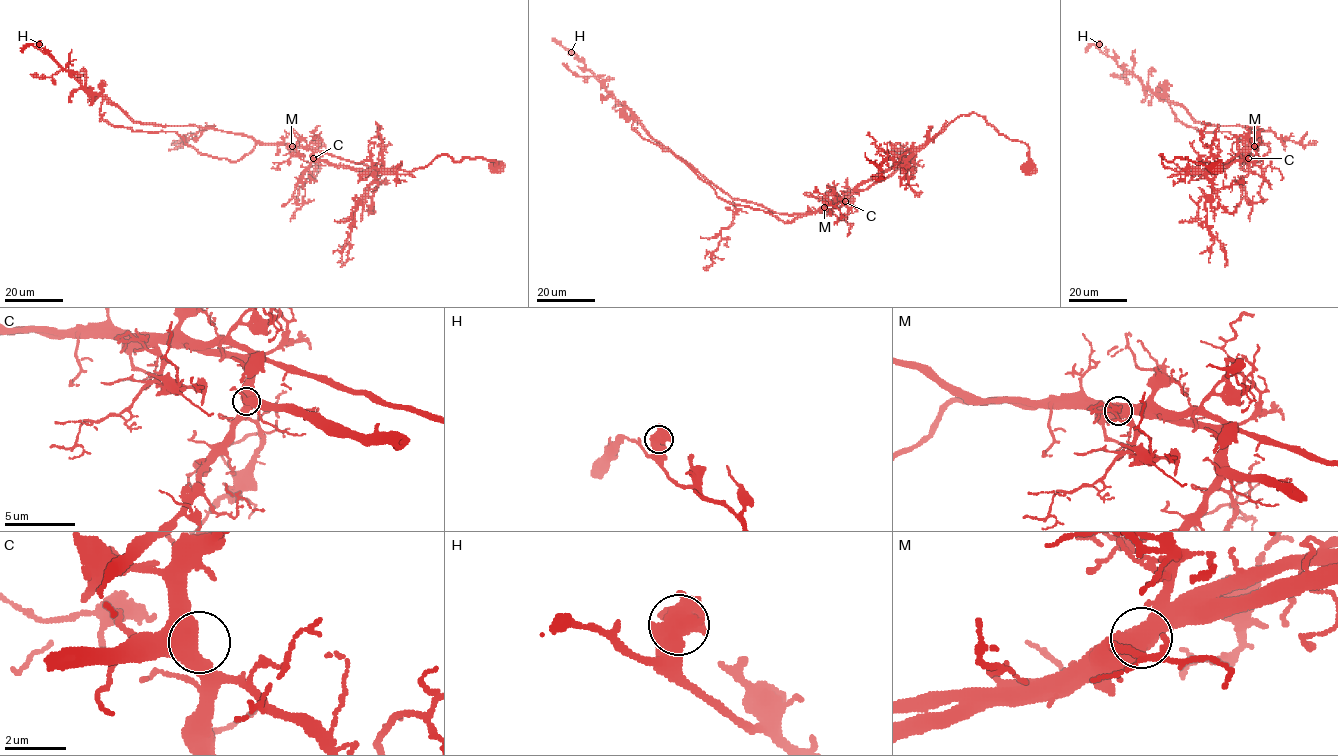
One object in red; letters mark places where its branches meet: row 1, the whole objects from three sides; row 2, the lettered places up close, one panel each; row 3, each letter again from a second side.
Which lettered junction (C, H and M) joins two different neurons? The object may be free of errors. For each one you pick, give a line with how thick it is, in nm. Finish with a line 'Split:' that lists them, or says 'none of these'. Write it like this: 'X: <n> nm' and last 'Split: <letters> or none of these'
M: 800 nm
Split: M

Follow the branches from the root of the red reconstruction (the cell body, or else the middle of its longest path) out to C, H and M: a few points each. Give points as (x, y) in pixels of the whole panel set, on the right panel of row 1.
C: (1215, 166), (1187, 158), (1168, 161), (1160, 155), (1165, 167), (1178, 171), (1191, 167), (1209, 172), (1248, 158)
H: (1215, 166), (1160, 155), (1165, 167), (1207, 171), (1258, 145), (1260, 136), (1240, 125), (1197, 122), (1099, 44)
M: (1215, 166), (1187, 158), (1168, 161), (1160, 155), (1165, 167), (1207, 171), (1245, 147), (1254, 146)

